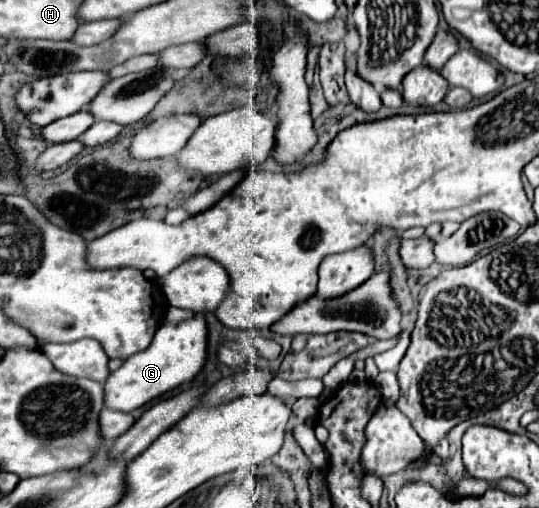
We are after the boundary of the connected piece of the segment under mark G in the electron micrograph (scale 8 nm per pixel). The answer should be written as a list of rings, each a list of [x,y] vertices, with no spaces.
[[[202,313],[180,323],[162,325],[146,351],[128,357],[120,369],[112,371],[104,383],[104,403],[108,409],[130,413],[152,399],[190,383],[206,365],[208,357],[208,325]]]

